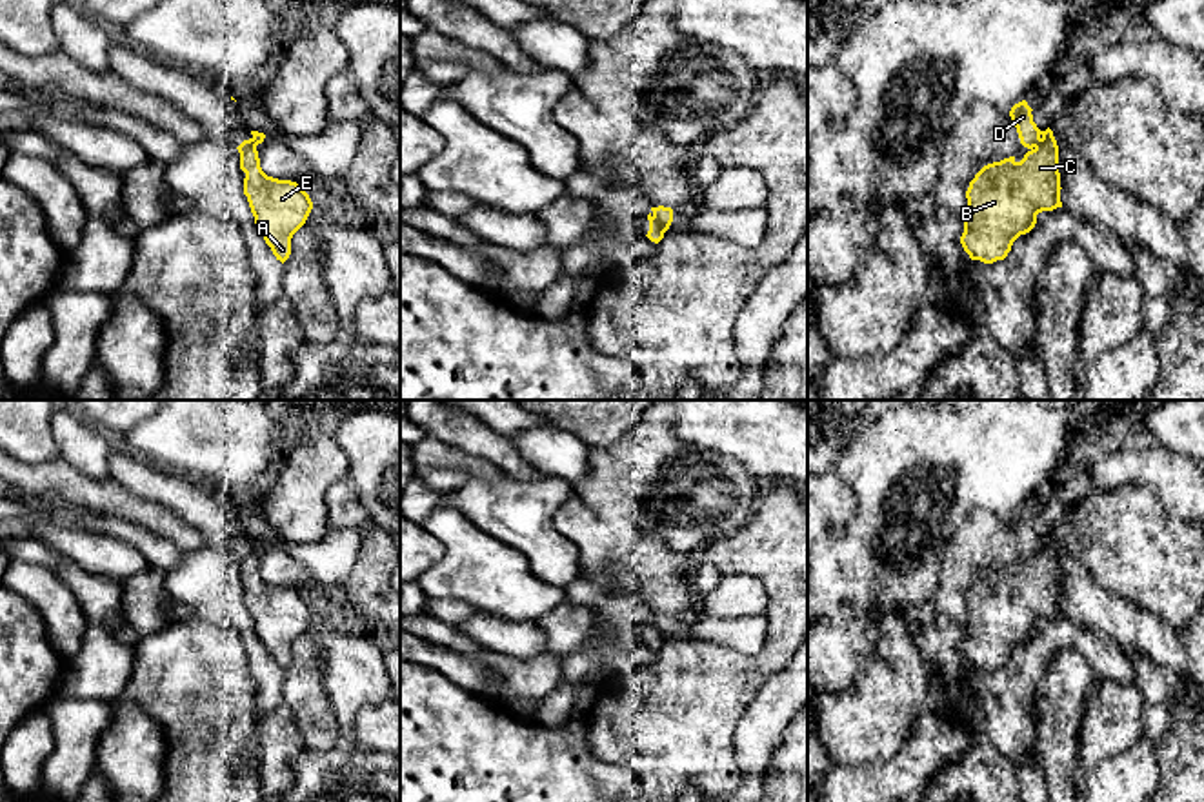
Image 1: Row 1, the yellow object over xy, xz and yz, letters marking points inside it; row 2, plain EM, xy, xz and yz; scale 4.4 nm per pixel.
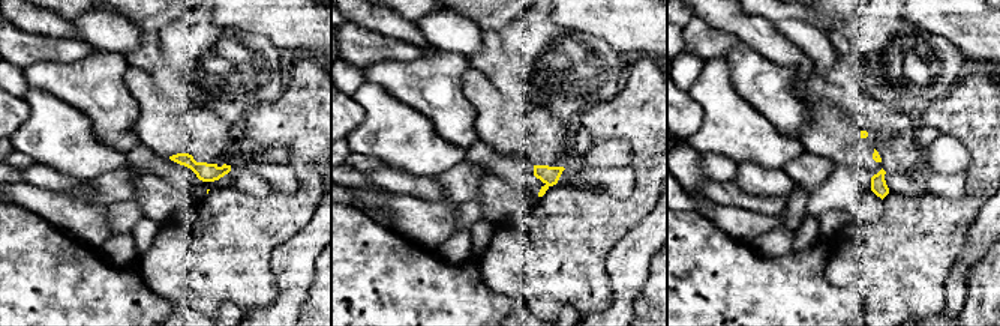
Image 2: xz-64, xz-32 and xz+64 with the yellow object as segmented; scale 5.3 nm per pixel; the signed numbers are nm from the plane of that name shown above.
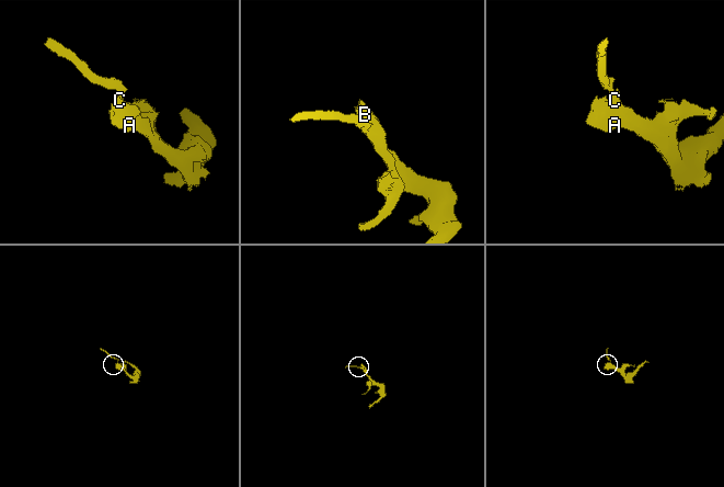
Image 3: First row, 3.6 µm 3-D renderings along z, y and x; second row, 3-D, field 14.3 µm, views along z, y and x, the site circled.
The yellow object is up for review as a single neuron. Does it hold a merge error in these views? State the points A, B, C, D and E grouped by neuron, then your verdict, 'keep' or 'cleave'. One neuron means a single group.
groups A B C E / D; cleave

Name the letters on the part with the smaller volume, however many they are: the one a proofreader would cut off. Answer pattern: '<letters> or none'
D

